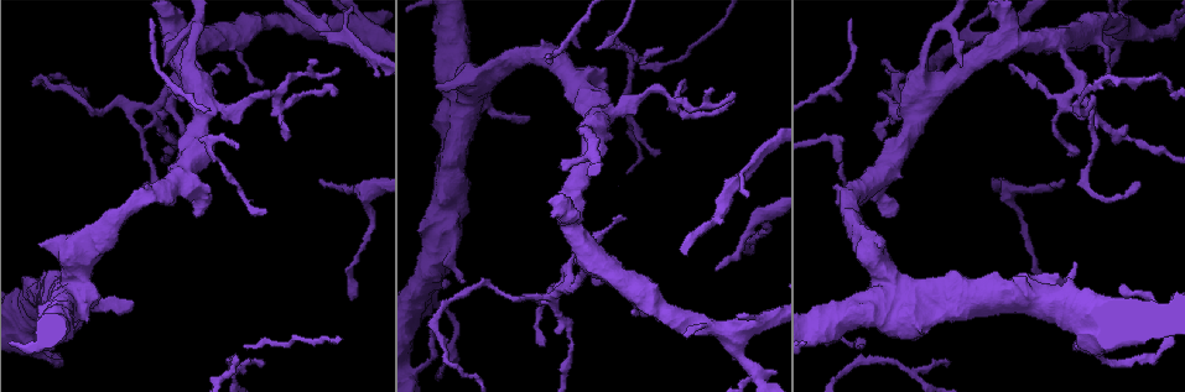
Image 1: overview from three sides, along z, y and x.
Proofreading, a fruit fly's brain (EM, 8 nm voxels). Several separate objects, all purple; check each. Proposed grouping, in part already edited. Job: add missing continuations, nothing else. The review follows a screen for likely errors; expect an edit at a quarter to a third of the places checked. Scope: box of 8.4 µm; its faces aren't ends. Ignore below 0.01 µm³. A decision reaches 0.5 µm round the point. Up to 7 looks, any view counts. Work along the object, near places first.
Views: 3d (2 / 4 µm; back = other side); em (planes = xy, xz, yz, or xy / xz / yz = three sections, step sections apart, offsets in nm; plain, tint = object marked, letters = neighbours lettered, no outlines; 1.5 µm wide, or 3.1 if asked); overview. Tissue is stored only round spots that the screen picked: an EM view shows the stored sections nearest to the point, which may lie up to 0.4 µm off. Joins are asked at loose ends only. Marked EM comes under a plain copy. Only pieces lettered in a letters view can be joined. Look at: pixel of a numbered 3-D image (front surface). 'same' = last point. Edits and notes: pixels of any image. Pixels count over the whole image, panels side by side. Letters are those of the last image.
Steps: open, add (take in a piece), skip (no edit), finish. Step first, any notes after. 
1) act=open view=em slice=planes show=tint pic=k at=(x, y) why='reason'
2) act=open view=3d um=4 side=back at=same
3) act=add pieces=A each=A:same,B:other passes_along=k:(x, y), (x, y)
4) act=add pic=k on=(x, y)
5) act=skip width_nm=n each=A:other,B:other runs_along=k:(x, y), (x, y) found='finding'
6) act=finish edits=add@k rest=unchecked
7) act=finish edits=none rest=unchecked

act=open view=em slice=planes show=letters pic=1 at=(606, 67) why='thick end'

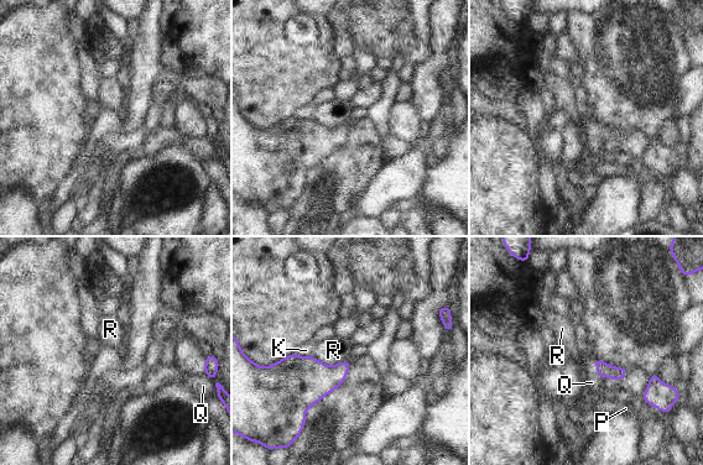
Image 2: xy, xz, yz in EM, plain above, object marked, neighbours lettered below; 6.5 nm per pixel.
act=skip each=K:other,P:other,Q:other,R:other found='no lettered piece goes on from it'

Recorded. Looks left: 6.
act=open view=em slice=planes show=letters pic=1 at=(152, 19) why='an open end'

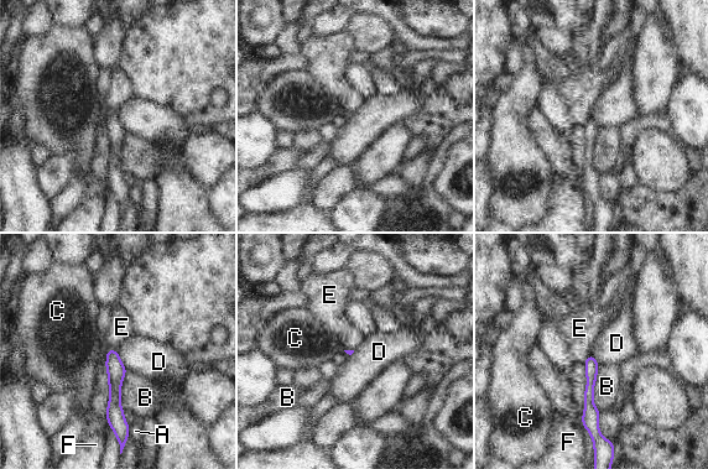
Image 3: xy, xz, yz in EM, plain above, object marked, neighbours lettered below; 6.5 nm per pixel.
act=skip each=A:other,B:other,C:other,D:other,E:other,F:other runs_along=3:(109, 353), (114, 415), (124, 426) found='none of them fits'

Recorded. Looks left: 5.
act=open view=3d um=4 pic=1 at=(319, 180) why='an open end'

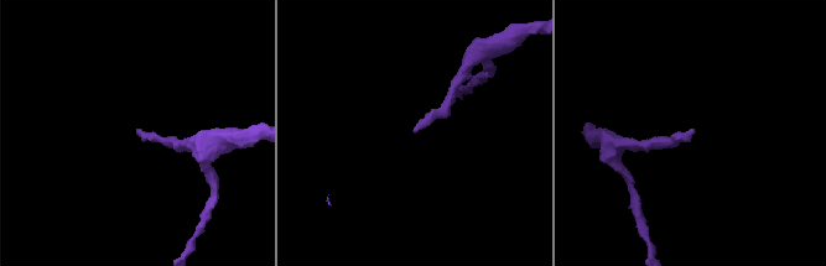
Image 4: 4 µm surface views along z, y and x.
act=open view=em slice=planes show=letters pic=4 at=(136, 132)

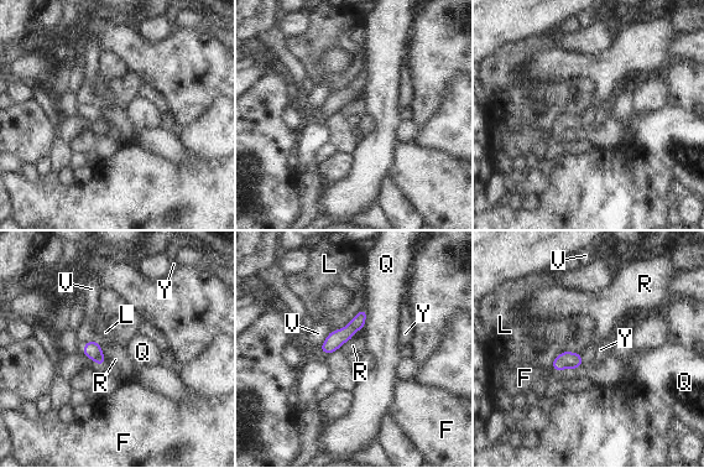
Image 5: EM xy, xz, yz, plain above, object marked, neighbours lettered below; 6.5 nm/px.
act=skip each=F:other,L:other,Q:other,R:other,V:other,Y:other border=5:(330, 332), (319, 346) found='none of them fits'

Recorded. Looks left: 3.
act=finish edits=none rest=unchecked

